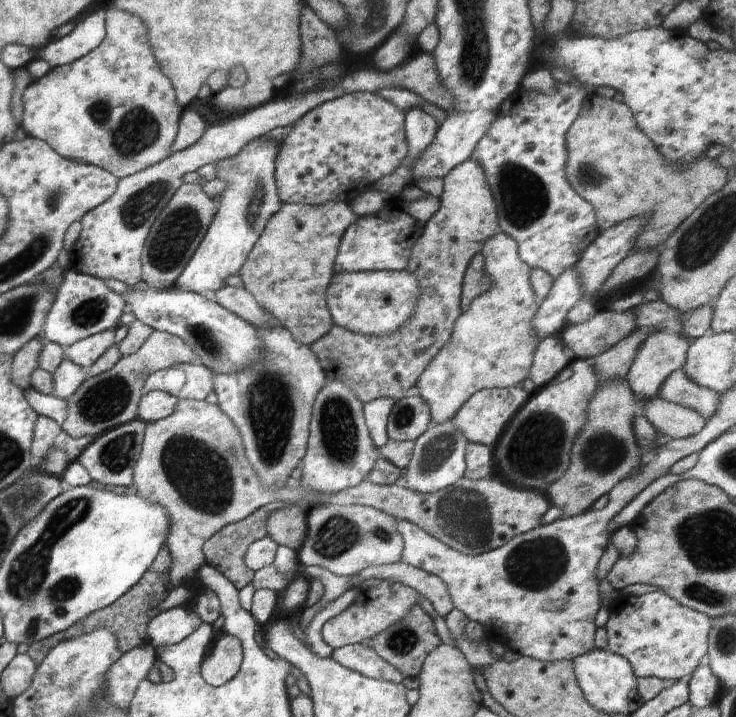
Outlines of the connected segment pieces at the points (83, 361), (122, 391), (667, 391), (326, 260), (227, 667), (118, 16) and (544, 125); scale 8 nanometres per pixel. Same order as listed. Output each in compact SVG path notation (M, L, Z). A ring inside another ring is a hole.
M105 330L101 333L86 337L81 341L65 347L65 358L84 370L94 364L112 345L116 345L115 331Z
M153 330L136 354L120 357L106 372L87 377L80 388L69 398L66 420L62 430L71 437L99 437L106 431L119 427L136 418L136 407L143 393L144 381L156 371L167 369L176 363L199 363L196 354L177 336L166 331Z
M683 368L666 378L657 395L668 402L696 409L705 420L716 412L719 403L719 393L693 383Z
M342 201L321 205L284 203L268 220L239 276L255 302L289 330L296 342L311 345L333 327L325 292L334 273L340 239L359 217Z
M221 631L212 652L201 664L202 678L213 687L226 684L239 671L243 659L241 640L229 632Z
M110 7L105 11L105 29L104 40L94 50L75 60L72 64L51 67L46 76L35 81L33 80L24 89L22 93L22 119L20 126L31 137L36 137L47 142L60 156L103 168L110 172L110 174L113 174L117 179L121 179L136 174L172 154L171 146L176 138L180 126L180 115L184 108L176 102L174 87L170 80L164 76L159 62L153 53L148 40L148 27L144 21L135 14L130 14L116 7Z
M578 82L556 84L556 93L552 96L538 94L520 86L499 104L497 117L488 132L478 141L471 156L483 166L501 231L516 241L519 257L526 264L531 268L545 270L552 280L558 278L564 270L574 267L584 250L601 233L593 206L570 186L565 177L565 136L578 118L586 96L589 96L588 92L580 90Z

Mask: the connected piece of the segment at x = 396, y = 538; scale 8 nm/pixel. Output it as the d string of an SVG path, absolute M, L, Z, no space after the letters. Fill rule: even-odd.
M310 505L307 535L296 552L298 564L316 565L341 577L351 577L371 566L398 563L403 553L403 538L397 522L385 512L366 505Z

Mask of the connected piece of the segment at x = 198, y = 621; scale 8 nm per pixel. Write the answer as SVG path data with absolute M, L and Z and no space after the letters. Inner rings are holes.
M179 606L152 617L147 622L147 634L150 642L174 644L185 639L202 624L203 620L194 611Z

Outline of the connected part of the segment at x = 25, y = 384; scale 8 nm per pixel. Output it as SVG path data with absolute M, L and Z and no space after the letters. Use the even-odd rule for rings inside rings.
M36 336L14 354L12 380L24 390L31 386L31 376L39 366L38 359L44 341L42 336Z

